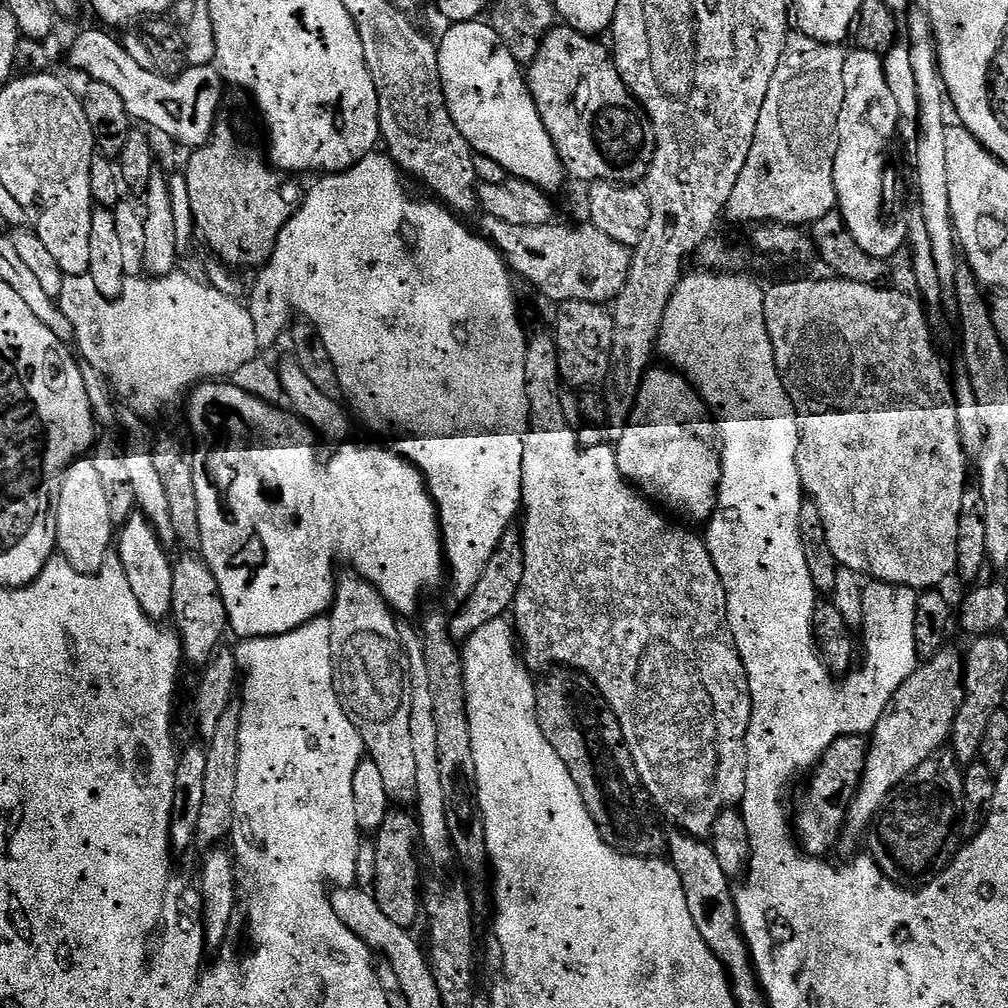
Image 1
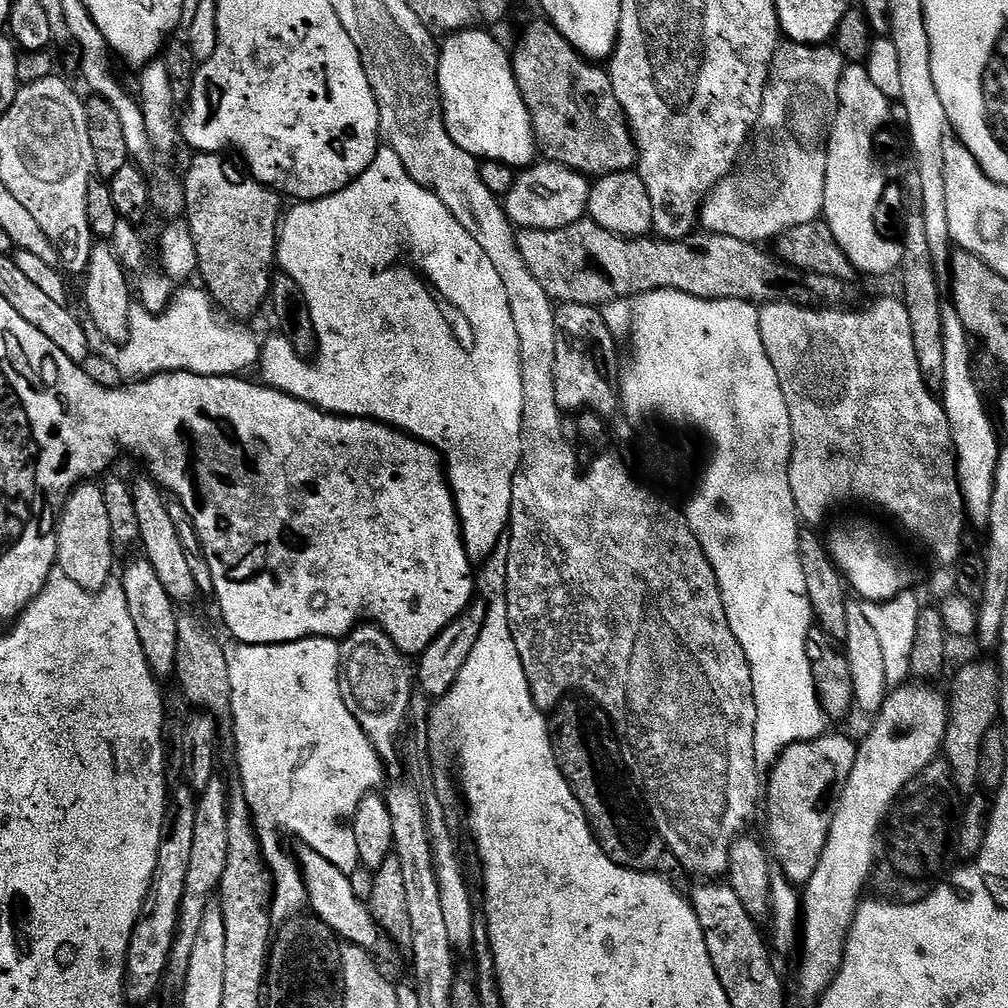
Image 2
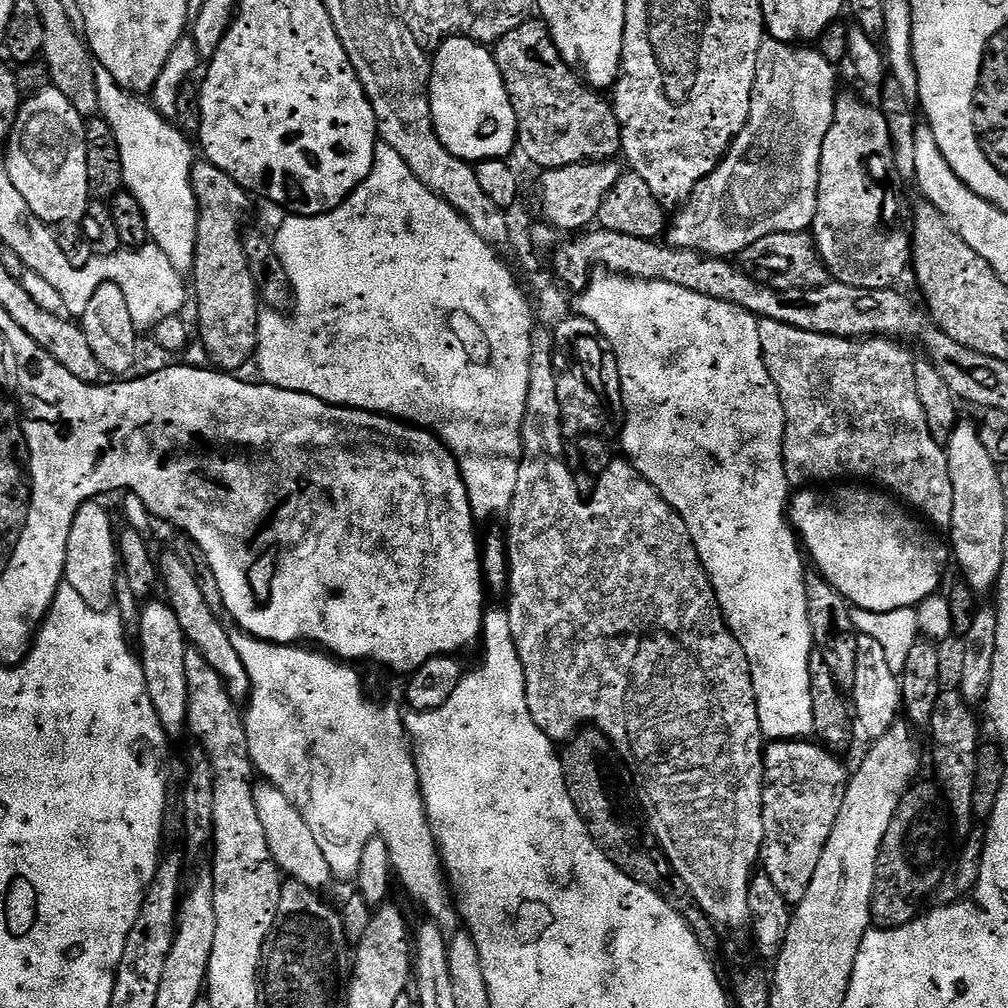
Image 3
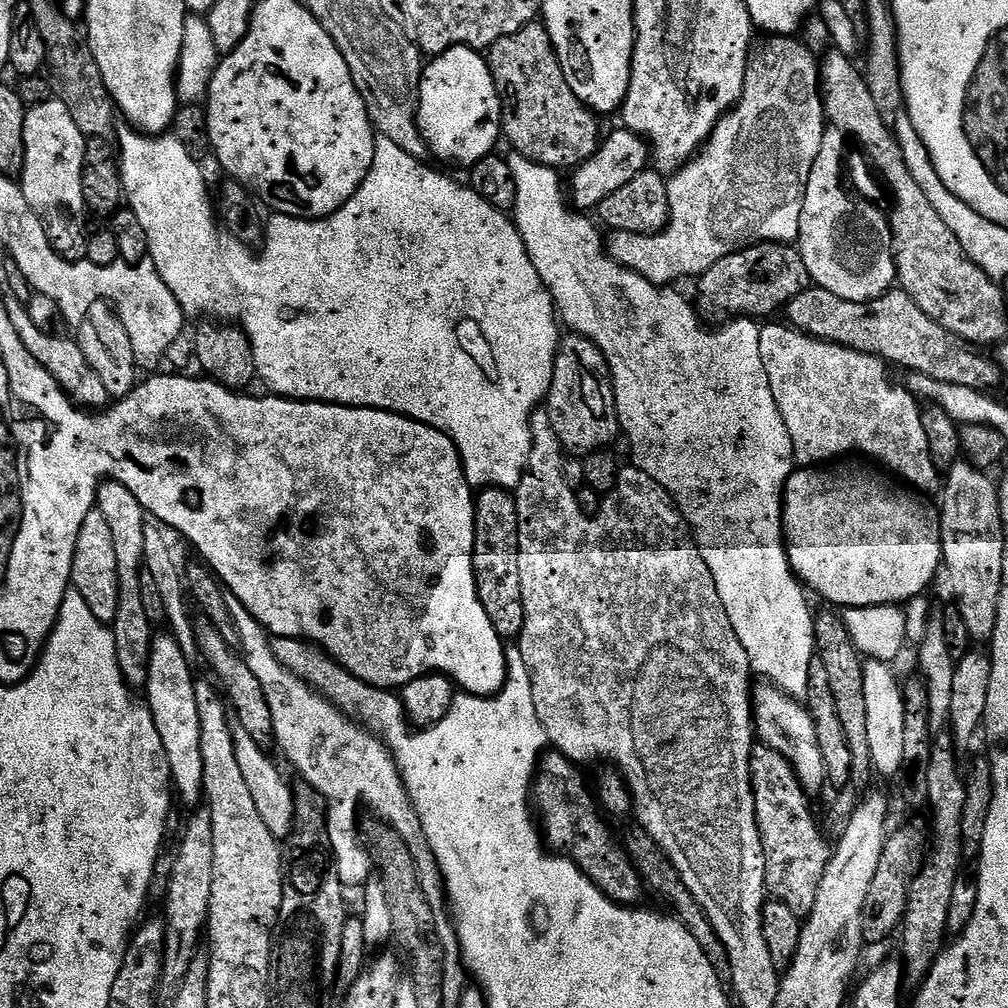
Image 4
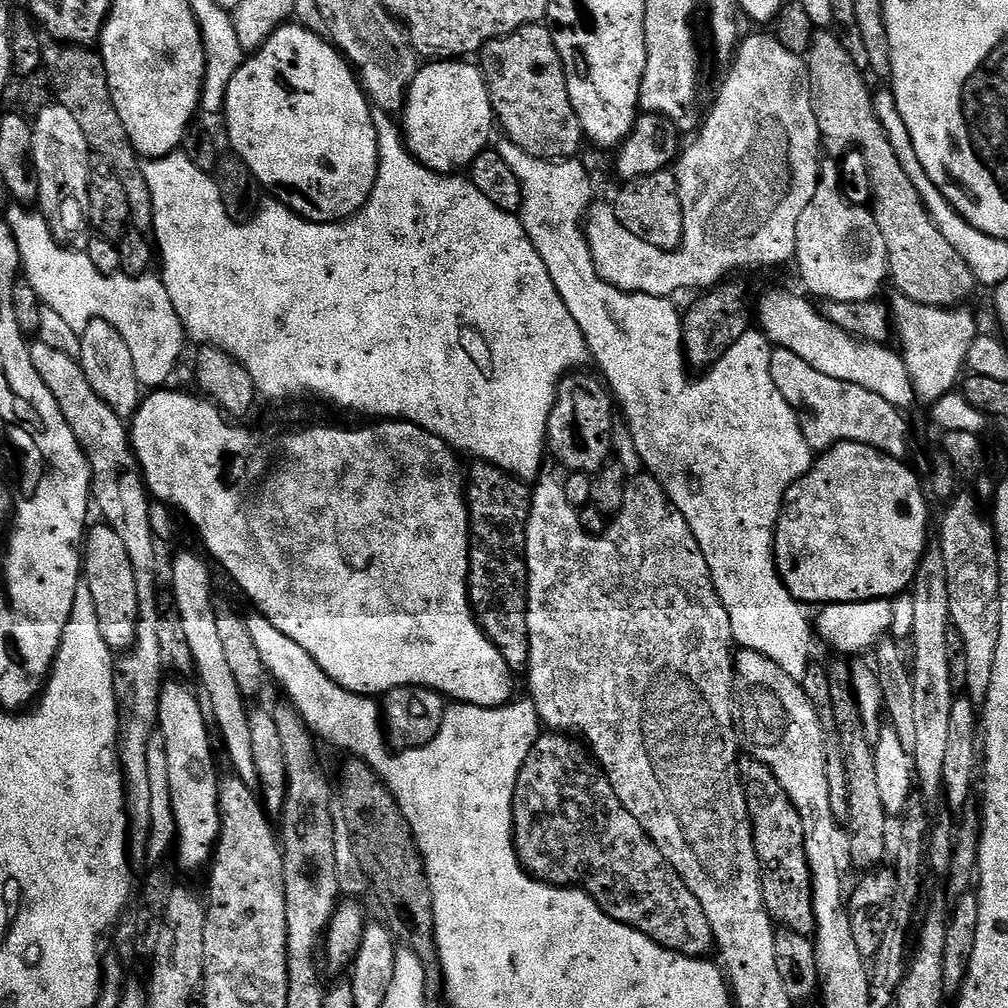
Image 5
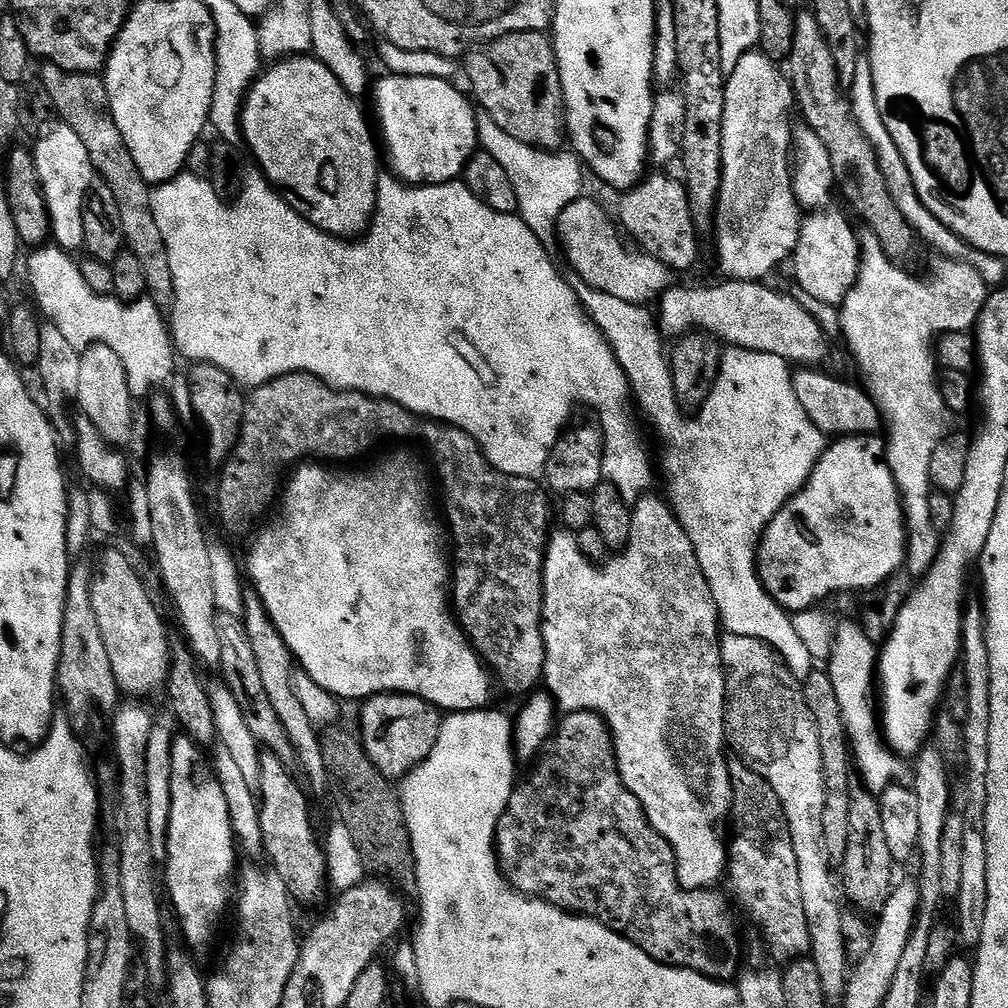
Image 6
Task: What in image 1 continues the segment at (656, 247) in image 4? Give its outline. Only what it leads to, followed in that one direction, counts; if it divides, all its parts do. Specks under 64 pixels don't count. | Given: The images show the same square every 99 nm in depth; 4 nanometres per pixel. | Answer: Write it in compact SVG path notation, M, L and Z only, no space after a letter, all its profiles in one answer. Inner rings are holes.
M798 30L788 35L782 58L778 58L778 70L774 70L774 78L770 78L770 90L766 90L766 102L762 102L762 114L758 114L758 130L754 130L750 158L746 158L746 166L742 166L738 182L734 182L734 194L730 194L728 199L727 219L732 219L736 224L748 224L747 226L811 226L834 211L838 114L842 114L842 98L846 98L846 86L842 86L845 55L845 49L839 44L823 44L814 38L803 36Z

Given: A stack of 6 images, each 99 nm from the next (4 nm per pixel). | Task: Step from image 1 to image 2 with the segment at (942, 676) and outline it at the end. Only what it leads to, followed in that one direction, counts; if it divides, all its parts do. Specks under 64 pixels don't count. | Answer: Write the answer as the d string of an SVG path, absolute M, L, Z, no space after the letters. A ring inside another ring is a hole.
M909 682L901 688L893 687L884 705L875 713L872 729L859 741L856 749L854 770L850 770L850 782L842 790L838 810L832 815L830 834L826 838L826 850L818 858L818 870L814 878L802 888L802 939L798 944L800 965L796 968L796 992L804 1000L819 1001L825 990L836 981L836 975L844 965L844 951L848 949L848 936L852 933L852 923L856 911L860 909L864 887L869 887L874 876L876 849L882 825L888 819L892 805L896 803L901 790L915 778L931 760L941 755L944 735L948 725L948 696L932 688L928 682Z

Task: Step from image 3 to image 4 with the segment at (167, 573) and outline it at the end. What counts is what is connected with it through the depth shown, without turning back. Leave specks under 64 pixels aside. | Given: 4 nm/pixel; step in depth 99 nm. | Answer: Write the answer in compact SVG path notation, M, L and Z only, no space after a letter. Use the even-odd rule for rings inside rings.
M200 618L200 621L197 619L194 625L197 646L200 648L203 663L205 665L208 663L216 671L217 678L215 679L230 701L237 723L240 723L242 728L251 734L254 742L258 742L260 748L267 749L273 743L274 737L270 718L270 702L266 702L262 682L254 678L254 673L250 671L250 666L244 661L243 655L233 645L228 644L226 638L222 638L222 634L218 634L218 630L208 619Z

